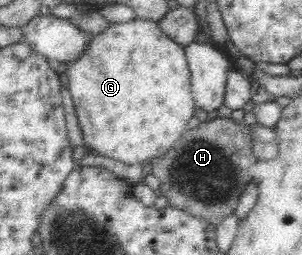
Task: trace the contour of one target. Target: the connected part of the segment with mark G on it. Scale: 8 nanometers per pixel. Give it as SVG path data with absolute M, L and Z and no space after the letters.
M136 18L132 19L132 21L126 21L126 23L111 23L104 33L94 36L88 49L77 60L69 63L66 74L67 85L69 86L71 100L75 107L78 127L81 129L84 145L92 153L100 155L100 157L108 157L108 159L120 161L124 165L143 164L146 161L150 162L154 157L166 156L166 153L182 137L182 133L188 129L188 120L195 115L195 101L191 92L191 79L183 46L178 45L172 38L166 37L155 21Z

